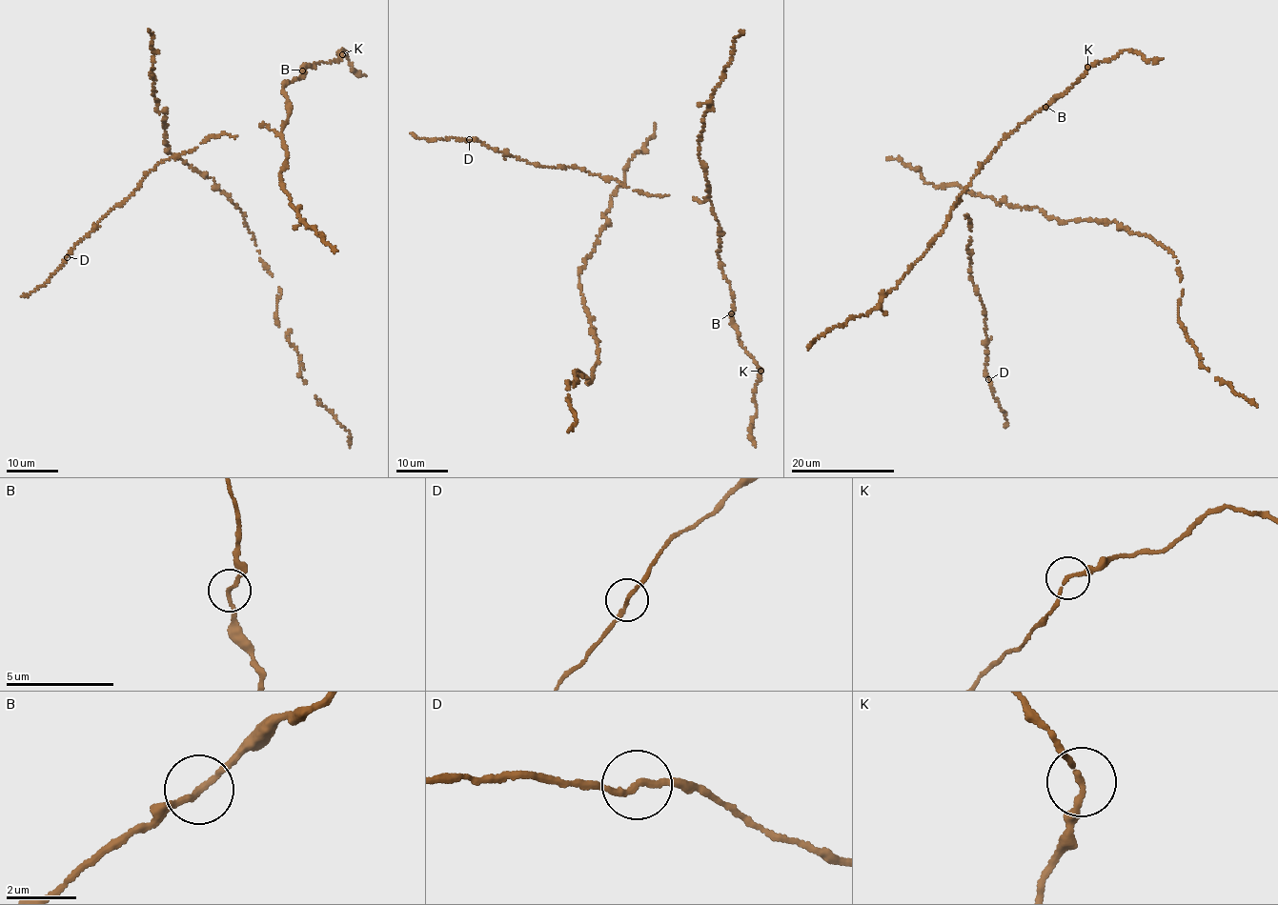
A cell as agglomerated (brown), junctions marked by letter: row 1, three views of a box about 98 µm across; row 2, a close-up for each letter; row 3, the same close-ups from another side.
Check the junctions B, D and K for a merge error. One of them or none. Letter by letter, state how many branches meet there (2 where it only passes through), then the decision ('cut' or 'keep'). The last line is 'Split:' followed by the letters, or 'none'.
B: 2 branches meet; keep
D: 2 branches meet; keep
K: 2 branches meet; keep
Split: none

